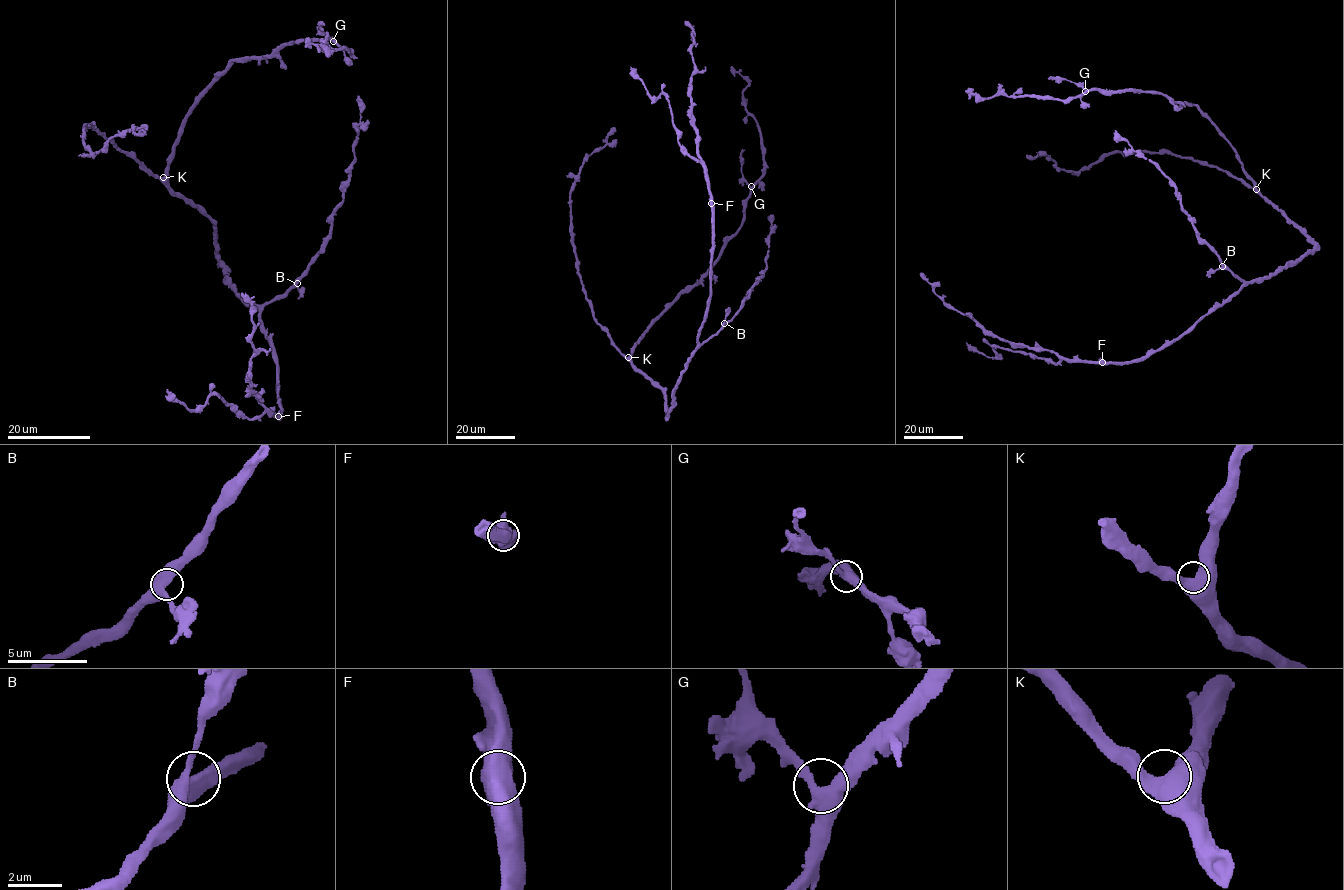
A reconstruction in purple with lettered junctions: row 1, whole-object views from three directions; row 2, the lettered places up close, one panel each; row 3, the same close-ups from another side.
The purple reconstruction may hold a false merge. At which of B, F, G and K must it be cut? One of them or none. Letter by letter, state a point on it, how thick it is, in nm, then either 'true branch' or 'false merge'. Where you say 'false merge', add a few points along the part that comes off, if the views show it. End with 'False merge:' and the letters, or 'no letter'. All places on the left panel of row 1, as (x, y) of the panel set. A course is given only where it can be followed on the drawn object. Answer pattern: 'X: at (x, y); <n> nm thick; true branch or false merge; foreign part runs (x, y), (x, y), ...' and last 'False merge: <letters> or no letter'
B: at (297, 283); 440 nm thick; true branch
F: at (278, 416); 800 nm thick; true branch
G: at (333, 41); 440 nm thick; true branch
K: at (163, 177); 600 nm thick; true branch
False merge: no letter

